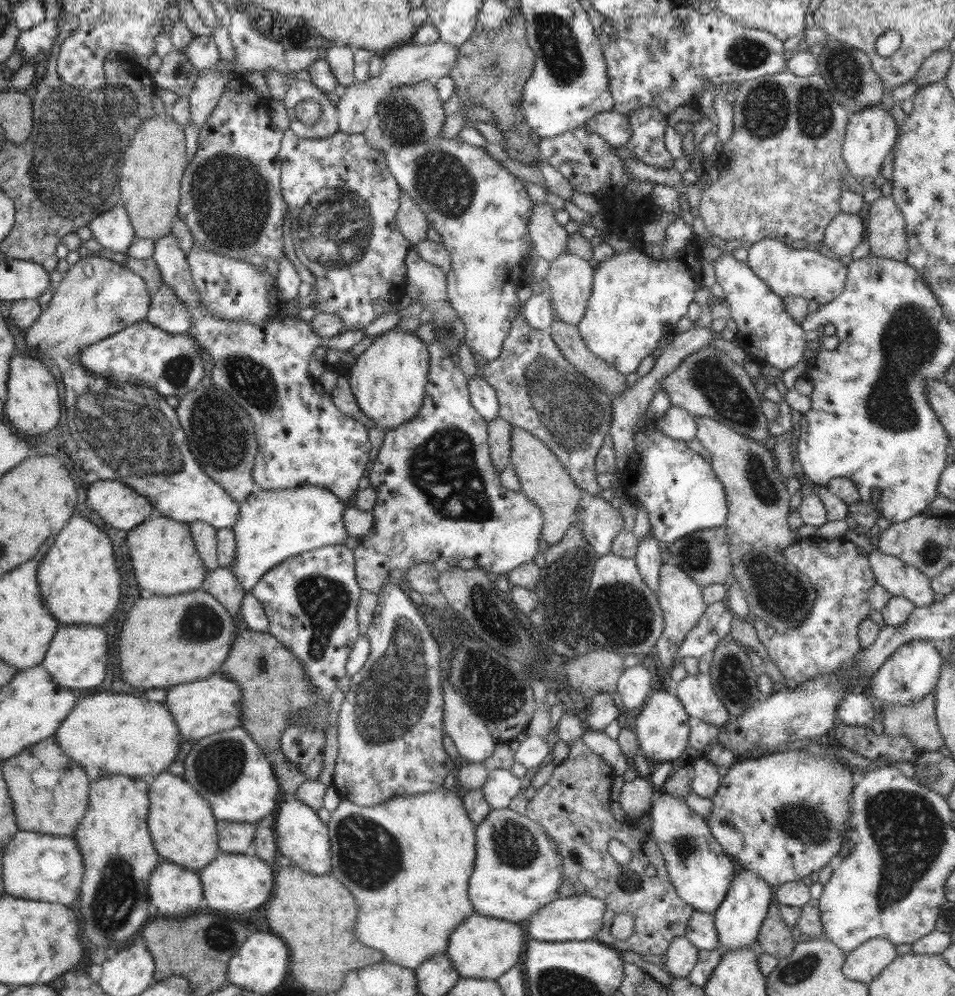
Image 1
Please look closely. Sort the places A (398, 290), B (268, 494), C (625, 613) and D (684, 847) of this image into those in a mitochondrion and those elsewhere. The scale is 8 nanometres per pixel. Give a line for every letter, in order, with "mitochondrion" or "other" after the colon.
A: other
B: other
C: mitochondrion
D: mitochondrion

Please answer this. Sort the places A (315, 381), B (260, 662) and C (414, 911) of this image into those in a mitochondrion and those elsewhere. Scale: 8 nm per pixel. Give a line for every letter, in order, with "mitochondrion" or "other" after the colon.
A: other
B: mitochondrion
C: other

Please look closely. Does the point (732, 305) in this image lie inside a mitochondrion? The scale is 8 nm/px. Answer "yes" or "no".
no

